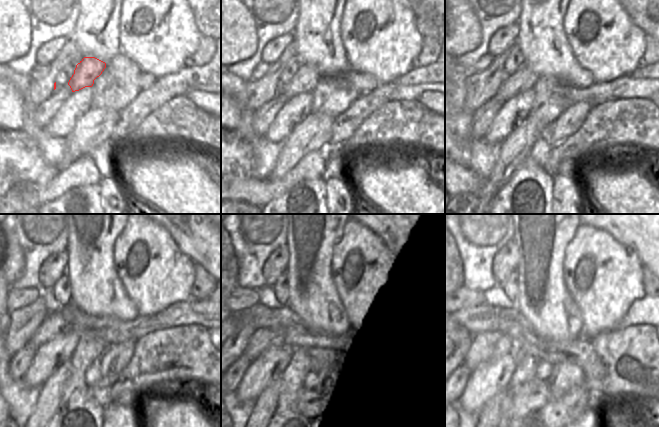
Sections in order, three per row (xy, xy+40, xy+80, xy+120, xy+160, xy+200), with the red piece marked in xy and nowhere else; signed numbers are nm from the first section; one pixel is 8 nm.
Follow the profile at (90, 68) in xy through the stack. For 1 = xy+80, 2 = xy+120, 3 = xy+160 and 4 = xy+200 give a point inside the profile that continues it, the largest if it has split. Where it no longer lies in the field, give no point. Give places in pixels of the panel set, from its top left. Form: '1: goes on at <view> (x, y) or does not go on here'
1: goes on at xy+80 (524, 79)
2: goes on at xy+120 (69, 315)
3: goes on at xy+160 (263, 338)
4: goes on at xy+200 (486, 346)

